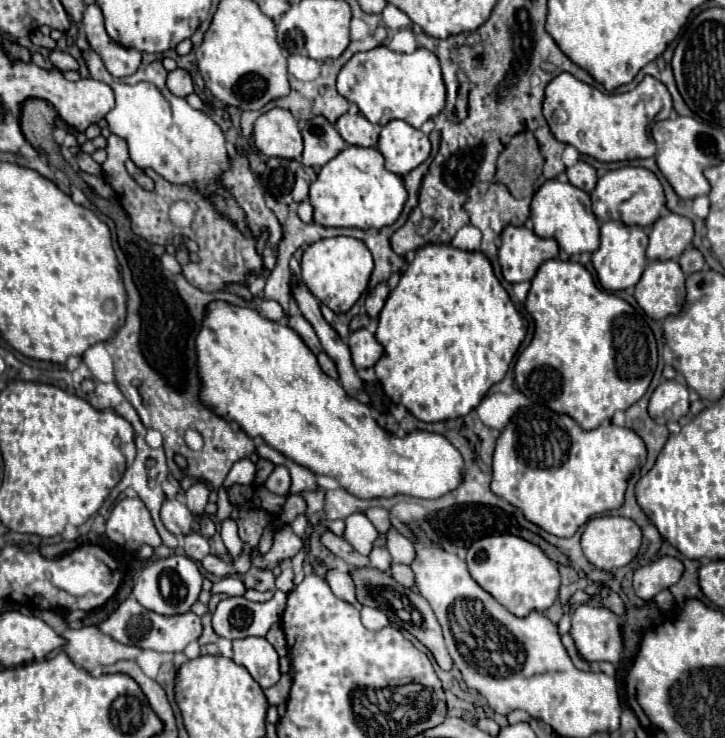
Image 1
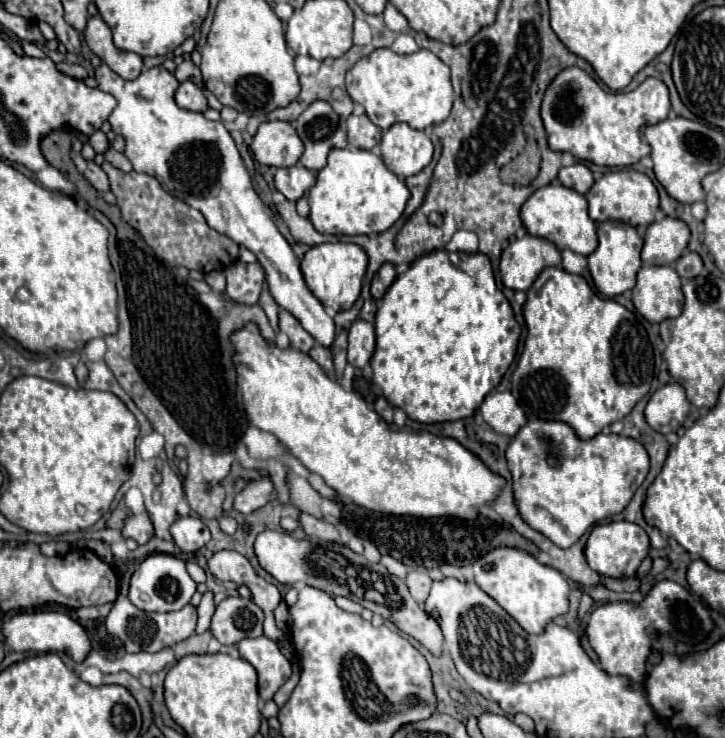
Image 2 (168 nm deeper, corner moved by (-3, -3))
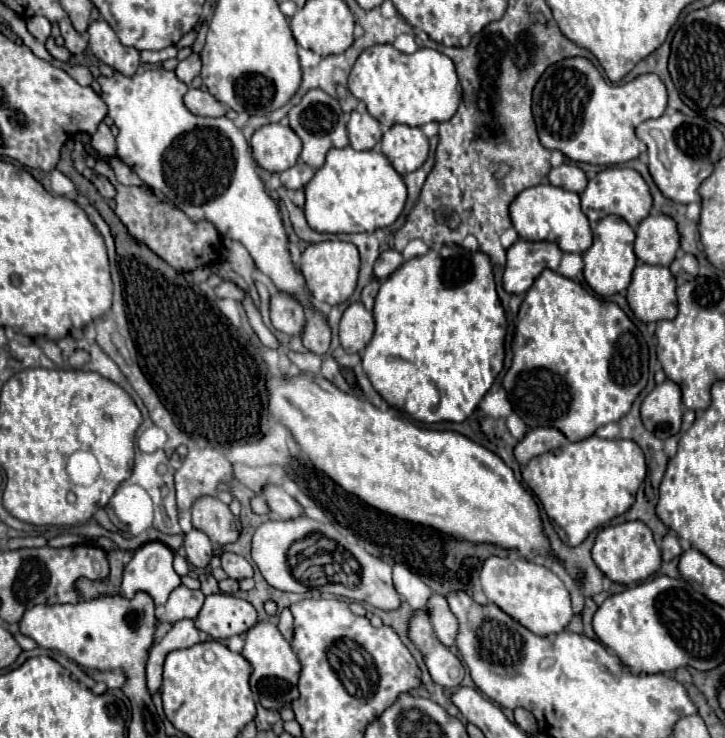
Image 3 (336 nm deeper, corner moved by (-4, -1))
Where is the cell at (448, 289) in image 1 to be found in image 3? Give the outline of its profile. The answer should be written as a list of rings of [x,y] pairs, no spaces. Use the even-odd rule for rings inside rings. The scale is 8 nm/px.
[[[445,245],[441,249],[429,249],[423,257],[415,257],[411,261],[405,261],[397,271],[393,271],[379,287],[379,293],[375,297],[375,309],[373,309],[373,317],[375,317],[375,333],[369,341],[369,345],[365,347],[363,355],[361,355],[361,365],[363,371],[367,373],[371,385],[375,387],[375,391],[395,409],[407,411],[415,421],[421,423],[439,423],[439,421],[455,421],[461,423],[465,421],[479,405],[479,401],[483,399],[483,395],[489,391],[489,387],[493,385],[495,377],[499,375],[499,371],[503,369],[503,359],[505,359],[505,349],[503,349],[503,339],[505,339],[505,311],[501,307],[501,301],[497,297],[495,291],[495,279],[493,279],[493,269],[491,269],[491,261],[483,251],[467,251],[459,245]]]

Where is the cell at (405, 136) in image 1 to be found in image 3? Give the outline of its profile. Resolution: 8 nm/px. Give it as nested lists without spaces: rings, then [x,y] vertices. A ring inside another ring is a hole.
[[[393,125],[381,139],[381,151],[399,175],[419,169],[429,153],[429,141],[419,127]]]

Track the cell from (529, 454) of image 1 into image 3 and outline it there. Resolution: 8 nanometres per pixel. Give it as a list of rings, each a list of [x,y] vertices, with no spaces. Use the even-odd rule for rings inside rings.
[[[553,427],[531,429],[515,447],[523,481],[539,497],[545,513],[565,533],[565,543],[575,547],[591,531],[623,515],[633,503],[647,474],[645,457],[635,441],[599,439],[595,435],[571,443]]]

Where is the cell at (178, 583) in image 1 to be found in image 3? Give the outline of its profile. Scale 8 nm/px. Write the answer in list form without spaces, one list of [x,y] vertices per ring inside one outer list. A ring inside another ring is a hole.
[[[145,543],[125,567],[121,591],[125,597],[147,591],[155,605],[165,605],[169,593],[179,585],[181,577],[173,571],[173,551],[163,543]]]

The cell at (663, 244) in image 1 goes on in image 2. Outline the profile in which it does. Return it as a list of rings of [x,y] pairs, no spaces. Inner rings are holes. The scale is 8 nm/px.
[[[664,217],[648,227],[644,237],[642,261],[648,265],[672,265],[686,251],[690,229],[684,221]]]

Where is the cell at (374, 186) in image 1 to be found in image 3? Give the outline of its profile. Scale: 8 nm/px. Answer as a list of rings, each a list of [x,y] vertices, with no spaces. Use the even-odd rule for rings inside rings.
[[[353,147],[343,149],[329,149],[325,165],[317,169],[313,179],[305,185],[305,217],[313,229],[319,233],[363,233],[363,231],[375,231],[381,227],[391,225],[403,211],[407,199],[407,187],[403,183],[403,177],[391,167],[387,157],[379,151],[355,151]]]

